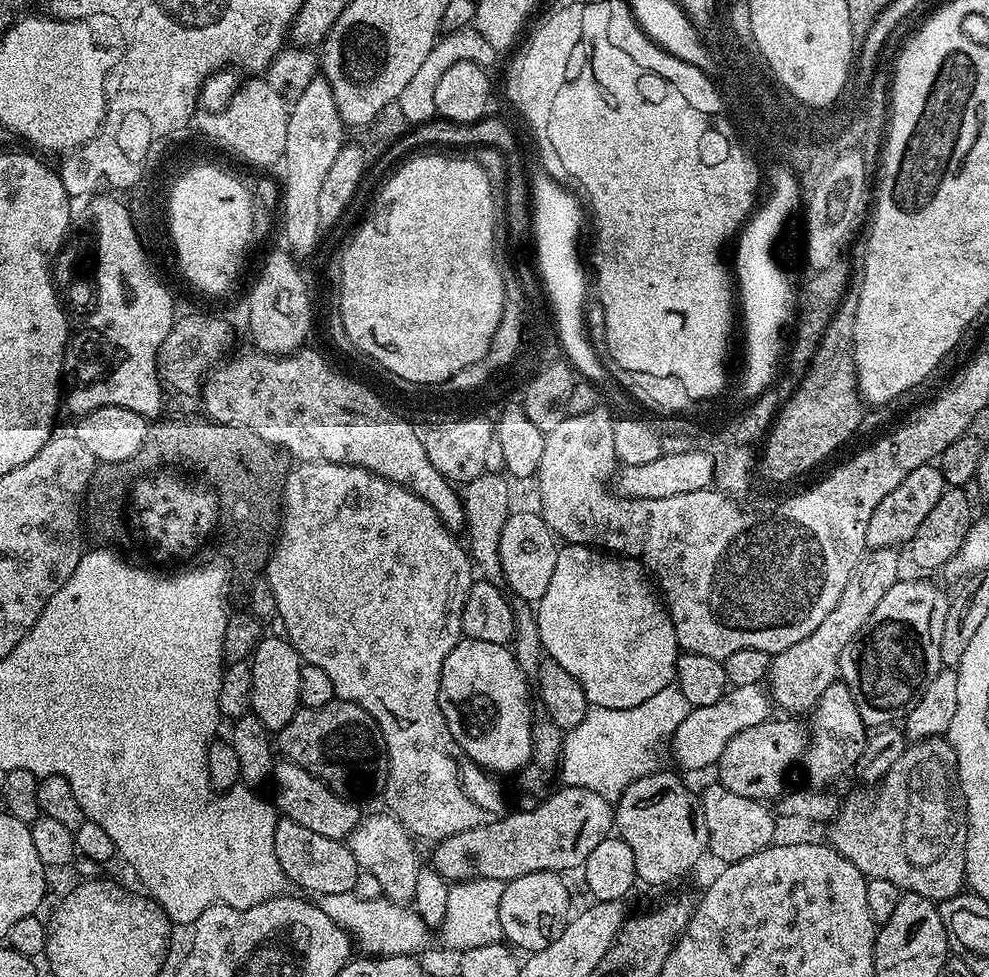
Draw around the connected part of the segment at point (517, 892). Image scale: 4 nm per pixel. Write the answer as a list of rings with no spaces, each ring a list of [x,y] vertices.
[[[535,872],[522,874],[522,878],[514,878],[505,883],[498,913],[503,939],[513,949],[521,948],[524,954],[546,950],[546,946],[550,946],[550,942],[562,934],[570,919],[568,888],[564,880],[563,875],[555,872]]]

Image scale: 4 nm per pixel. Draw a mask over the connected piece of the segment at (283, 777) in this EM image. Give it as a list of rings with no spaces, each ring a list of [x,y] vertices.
[[[280,758],[273,763],[270,785],[272,784],[271,803],[283,819],[298,822],[306,830],[315,830],[325,838],[347,841],[352,831],[360,825],[362,812],[355,808],[347,796],[339,796],[330,786],[323,784],[314,774],[302,770],[294,762]]]

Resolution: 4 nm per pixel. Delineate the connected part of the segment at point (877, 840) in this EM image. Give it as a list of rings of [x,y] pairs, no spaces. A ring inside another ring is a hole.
[[[931,736],[909,743],[874,790],[864,791],[868,792],[856,792],[849,800],[845,799],[841,803],[840,813],[827,829],[827,843],[838,854],[842,854],[842,858],[854,862],[854,866],[858,866],[860,873],[868,880],[886,878],[886,882],[894,882],[901,893],[922,894],[922,898],[939,902],[965,891],[968,807],[964,805],[956,755],[948,739],[944,736]]]

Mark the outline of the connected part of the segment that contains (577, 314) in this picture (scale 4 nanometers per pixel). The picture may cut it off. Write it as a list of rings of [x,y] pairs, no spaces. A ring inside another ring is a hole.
[[[532,176],[530,180],[530,207],[531,207],[531,235],[536,240],[536,264],[540,267],[540,280],[548,291],[548,300],[552,303],[551,319],[555,323],[555,331],[559,336],[559,347],[564,347],[563,355],[569,364],[578,373],[581,368],[582,377],[586,372],[592,376],[600,376],[600,368],[596,368],[596,361],[592,355],[597,353],[594,344],[588,341],[588,332],[584,329],[584,299],[590,296],[590,280],[584,277],[584,268],[580,265],[580,252],[576,247],[580,244],[580,204],[559,184],[548,176]]]

